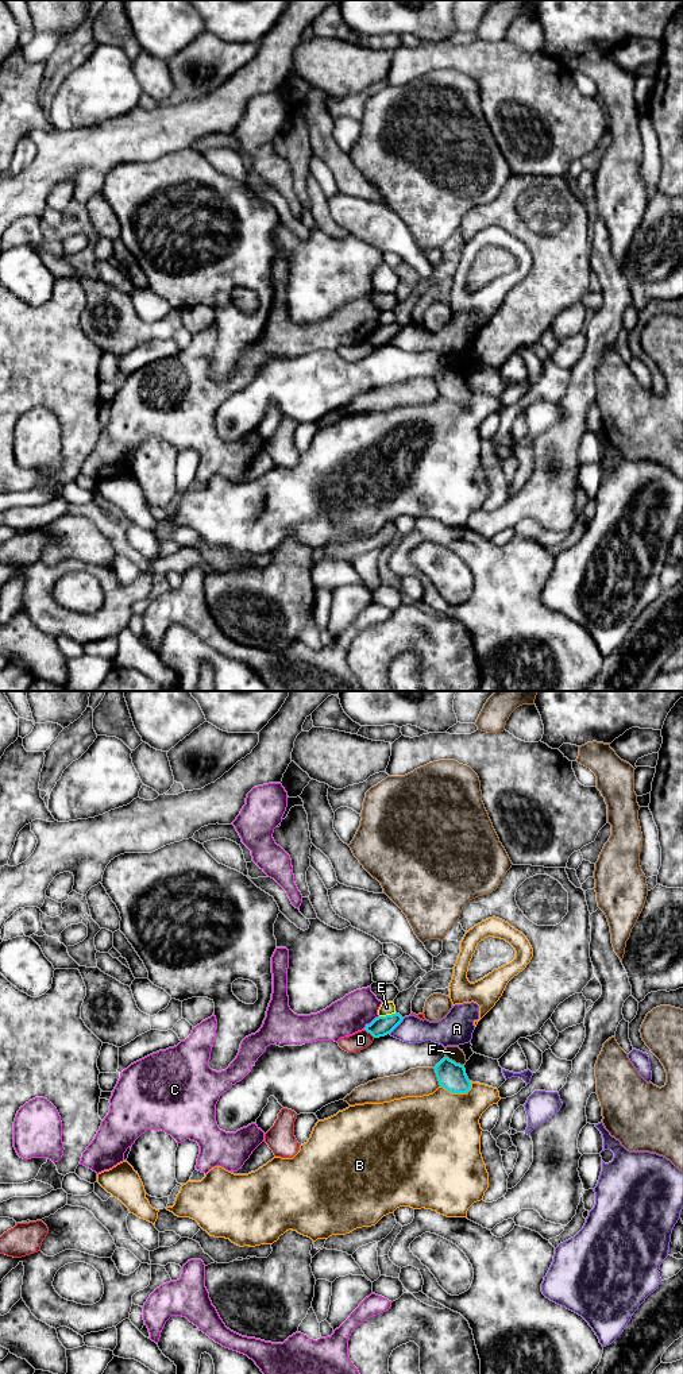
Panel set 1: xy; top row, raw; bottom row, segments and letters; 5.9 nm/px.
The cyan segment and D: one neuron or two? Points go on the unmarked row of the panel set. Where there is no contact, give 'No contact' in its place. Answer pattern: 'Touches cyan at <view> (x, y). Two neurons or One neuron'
Touches cyan at xy (370, 342). Two neurons

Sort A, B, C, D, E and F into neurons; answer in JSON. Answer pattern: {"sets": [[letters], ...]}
{"sets": [["A"], ["B"], ["C"], ["D"], ["E"], ["F"]]}

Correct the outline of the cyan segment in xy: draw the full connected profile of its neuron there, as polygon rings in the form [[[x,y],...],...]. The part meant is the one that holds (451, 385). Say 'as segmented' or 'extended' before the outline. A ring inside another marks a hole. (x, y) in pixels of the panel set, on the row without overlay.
as segmented; [[[444,366],[435,377],[439,394],[452,402],[467,402],[471,391],[466,383],[464,374]]]

